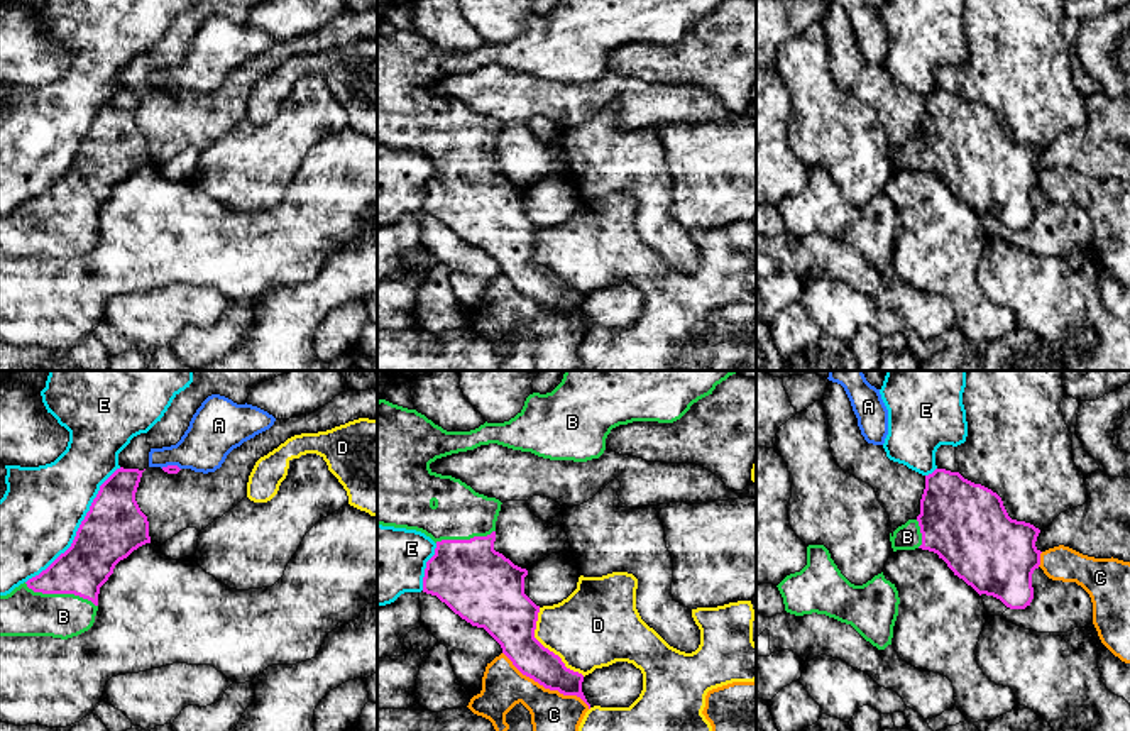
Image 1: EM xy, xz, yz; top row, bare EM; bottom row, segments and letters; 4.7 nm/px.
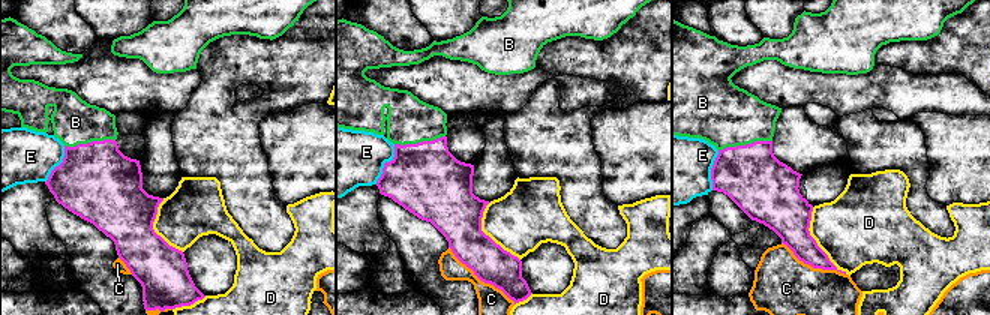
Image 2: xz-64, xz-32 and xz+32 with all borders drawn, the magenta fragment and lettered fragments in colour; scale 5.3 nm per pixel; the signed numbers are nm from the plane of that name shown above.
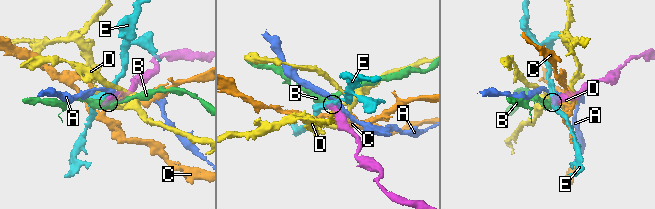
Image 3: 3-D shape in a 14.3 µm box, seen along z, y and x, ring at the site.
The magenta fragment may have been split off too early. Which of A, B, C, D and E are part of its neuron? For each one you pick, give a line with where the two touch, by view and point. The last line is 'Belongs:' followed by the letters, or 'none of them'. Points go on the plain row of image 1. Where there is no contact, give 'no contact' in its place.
B: meets magenta in xy at (61, 214)
Belongs: B

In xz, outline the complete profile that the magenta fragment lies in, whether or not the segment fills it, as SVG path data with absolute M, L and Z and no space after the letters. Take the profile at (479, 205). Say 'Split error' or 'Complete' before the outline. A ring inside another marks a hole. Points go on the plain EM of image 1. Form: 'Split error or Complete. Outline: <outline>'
Split error. Outline: M562 0L551 14L529 15L523 30L509 42L485 42L470 52L447 52L416 30L379 20L377 146L430 157L436 169L426 183L423 213L436 217L472 247L484 249L523 296L545 310L577 316L590 330L582 313L584 296L567 289L558 276L535 259L540 227L524 215L528 191L494 171L502 124L475 113L460 100L433 93L430 85L489 64L550 81L587 83L604 74L612 49L633 42L673 44L722 2L726 0Z

